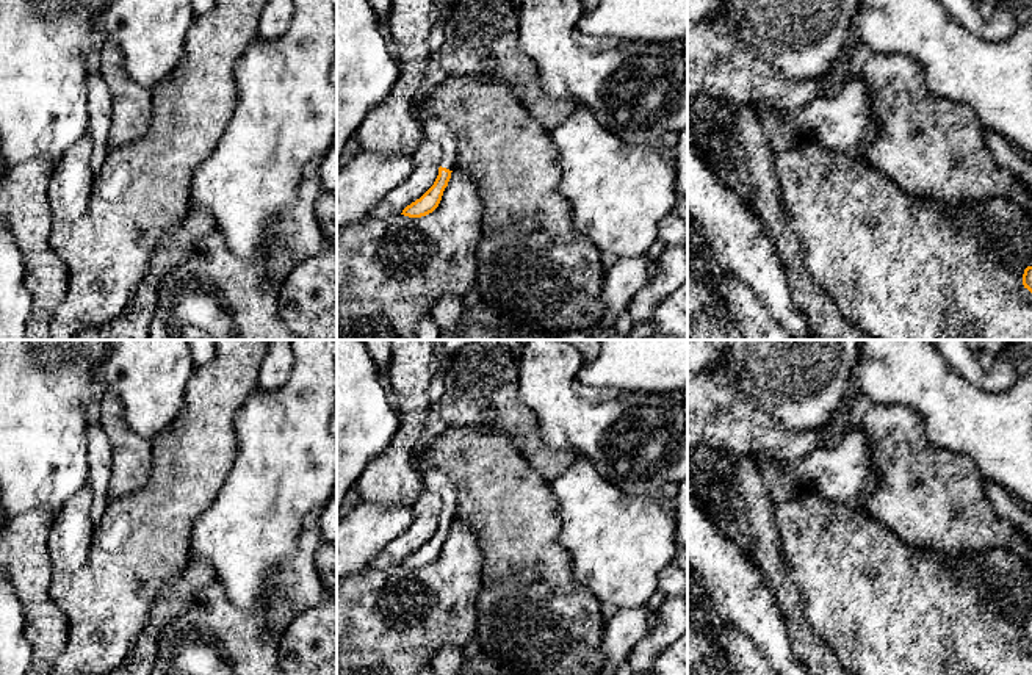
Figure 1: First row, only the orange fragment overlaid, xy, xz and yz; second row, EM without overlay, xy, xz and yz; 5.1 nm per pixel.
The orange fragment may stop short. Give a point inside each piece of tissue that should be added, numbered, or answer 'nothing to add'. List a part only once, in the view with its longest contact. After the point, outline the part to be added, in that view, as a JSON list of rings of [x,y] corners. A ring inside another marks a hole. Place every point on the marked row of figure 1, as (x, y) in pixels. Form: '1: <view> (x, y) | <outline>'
1: xz (434, 129) | [[[432,117],[423,122],[424,138],[435,141],[442,147],[440,166],[453,171],[457,158],[457,143],[454,133],[449,130],[445,121]]]

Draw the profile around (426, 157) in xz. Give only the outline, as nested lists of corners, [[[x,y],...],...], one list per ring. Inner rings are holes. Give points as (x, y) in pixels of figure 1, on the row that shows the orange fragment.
[[[424,139],[410,157],[413,168],[409,179],[379,200],[368,211],[368,218],[387,219],[401,215],[407,205],[420,199],[434,185],[442,161],[440,144]]]

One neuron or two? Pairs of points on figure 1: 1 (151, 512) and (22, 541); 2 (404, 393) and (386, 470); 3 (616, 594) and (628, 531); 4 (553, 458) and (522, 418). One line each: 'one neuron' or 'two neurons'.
1: two neurons
2: one neuron
3: one neuron
4: one neuron

